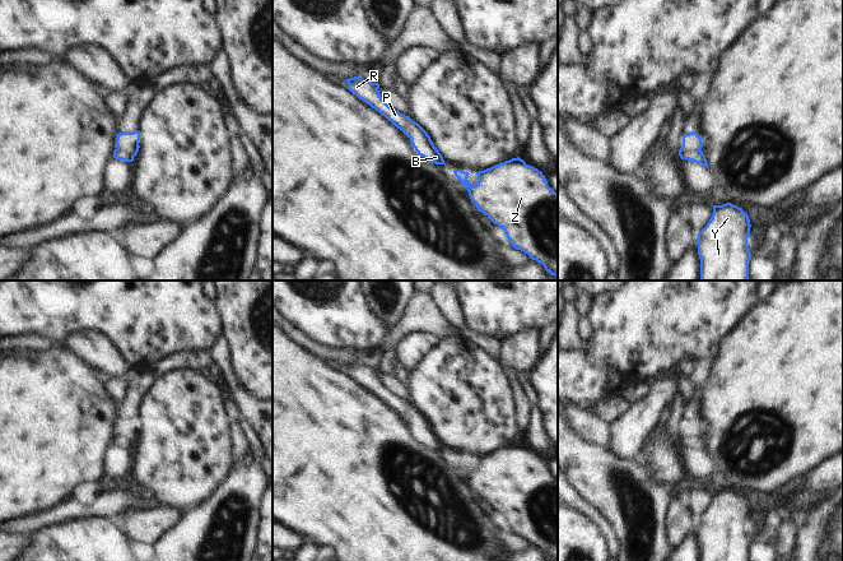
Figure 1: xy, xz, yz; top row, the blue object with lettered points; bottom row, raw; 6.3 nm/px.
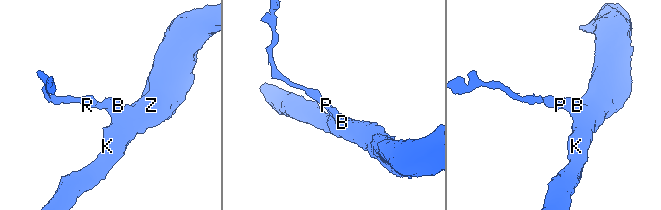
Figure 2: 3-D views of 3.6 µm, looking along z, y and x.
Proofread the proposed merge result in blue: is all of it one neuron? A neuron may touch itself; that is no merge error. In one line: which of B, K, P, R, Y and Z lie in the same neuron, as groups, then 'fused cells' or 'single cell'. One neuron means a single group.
B K P R Y Z; single cell

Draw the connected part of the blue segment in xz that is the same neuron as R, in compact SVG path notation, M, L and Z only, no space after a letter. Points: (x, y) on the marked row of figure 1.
M359 76L345 80L348 83L348 89L353 94L383 115L410 139L419 156L427 158L432 163L446 164L428 133L418 122L413 121L410 116L400 113L382 99L378 83L372 83Z

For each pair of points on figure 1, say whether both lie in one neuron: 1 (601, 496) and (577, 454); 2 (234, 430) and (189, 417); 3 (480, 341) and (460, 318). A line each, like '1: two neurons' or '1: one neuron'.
1: one neuron
2: two neurons
3: one neuron

